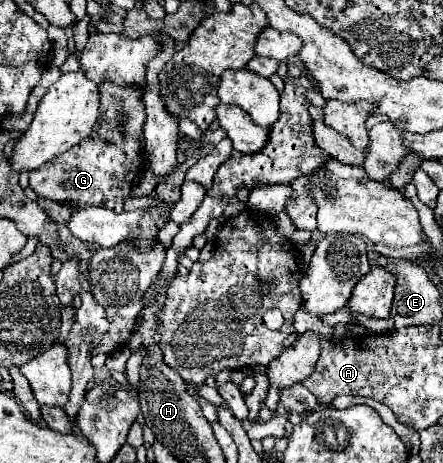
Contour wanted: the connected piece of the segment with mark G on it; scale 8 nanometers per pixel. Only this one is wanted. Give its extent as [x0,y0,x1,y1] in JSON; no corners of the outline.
[30,80,146,212]

